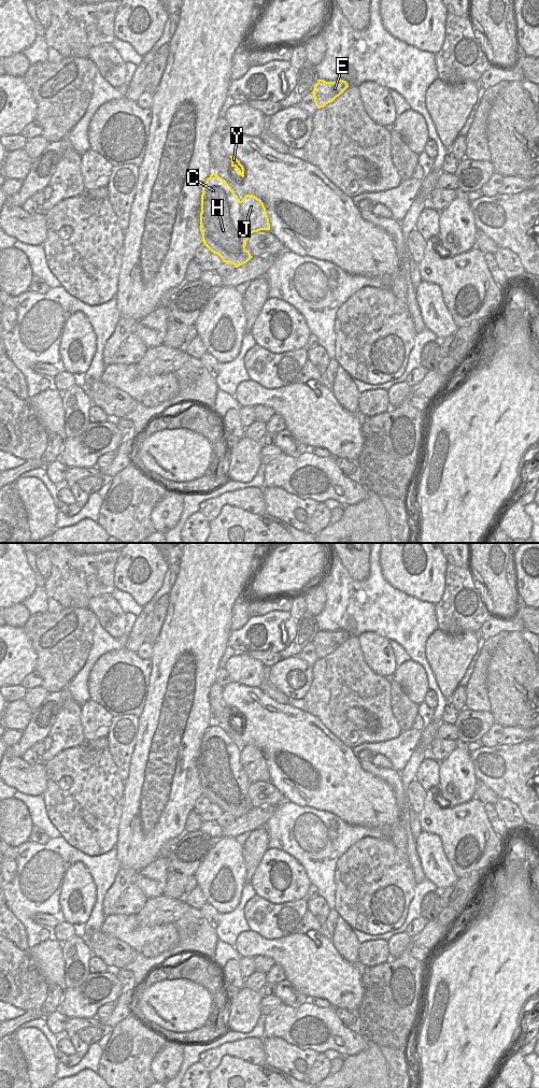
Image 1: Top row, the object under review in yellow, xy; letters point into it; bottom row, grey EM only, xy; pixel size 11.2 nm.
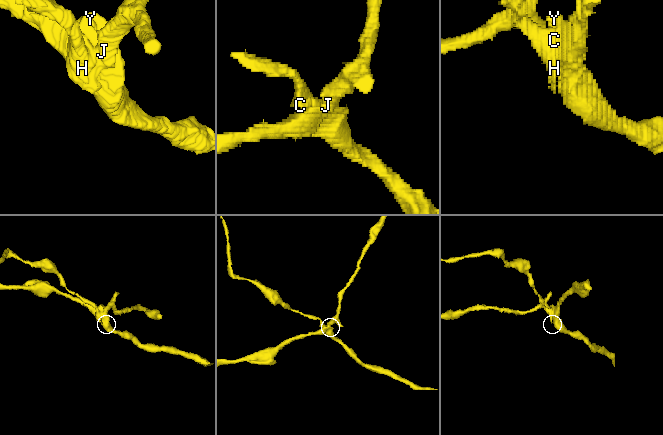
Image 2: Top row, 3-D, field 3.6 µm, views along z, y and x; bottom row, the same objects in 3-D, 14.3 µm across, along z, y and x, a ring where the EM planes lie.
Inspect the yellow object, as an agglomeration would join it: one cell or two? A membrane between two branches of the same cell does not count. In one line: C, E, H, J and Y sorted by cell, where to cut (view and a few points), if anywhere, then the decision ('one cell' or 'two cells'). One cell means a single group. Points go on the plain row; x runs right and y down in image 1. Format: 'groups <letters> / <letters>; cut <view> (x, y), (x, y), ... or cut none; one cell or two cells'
groups C H Y / E J; cut xy (240, 752), (240, 762), (251, 779), (269, 778); two cells

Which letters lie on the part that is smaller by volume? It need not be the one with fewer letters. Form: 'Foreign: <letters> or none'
Foreign: E, J

